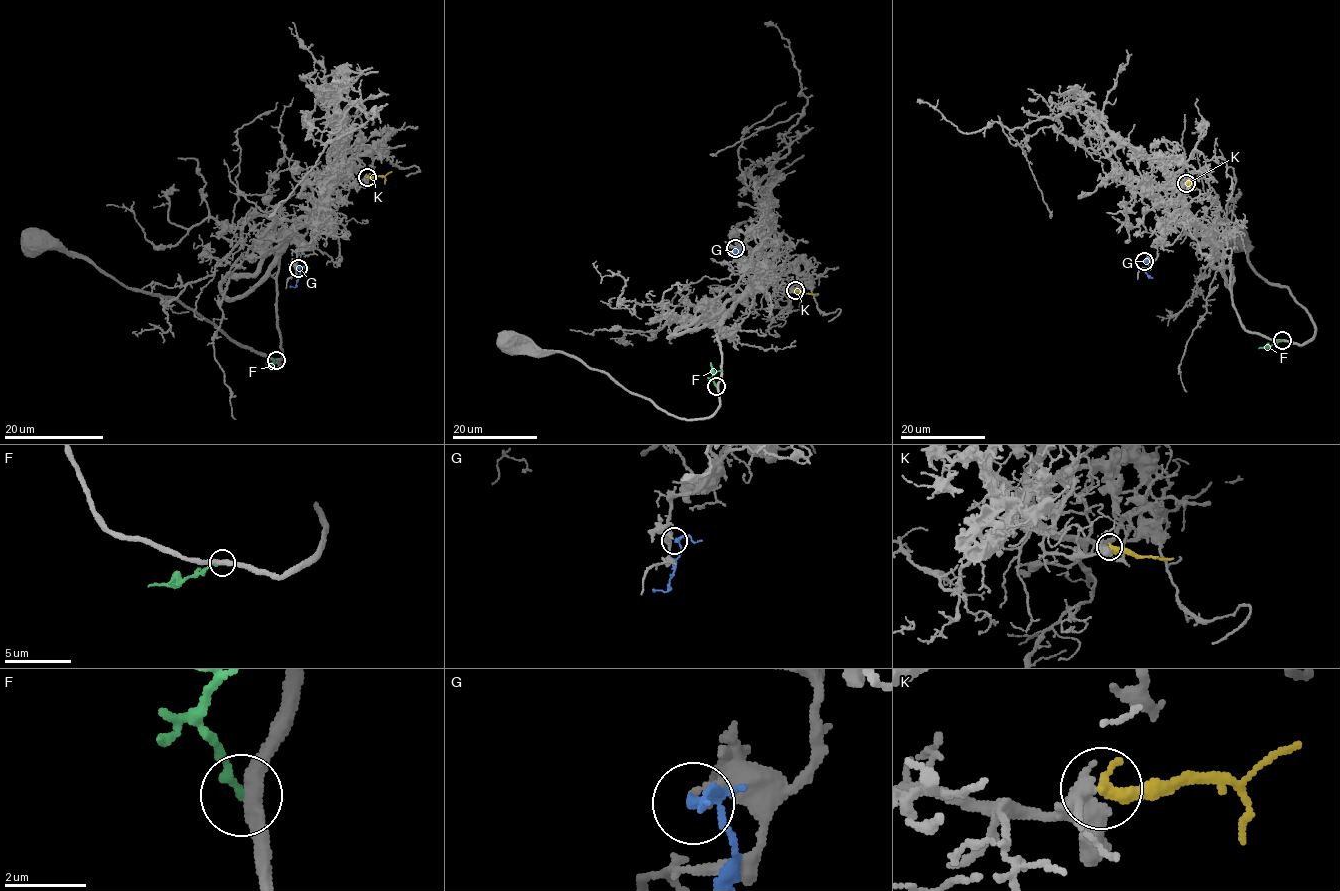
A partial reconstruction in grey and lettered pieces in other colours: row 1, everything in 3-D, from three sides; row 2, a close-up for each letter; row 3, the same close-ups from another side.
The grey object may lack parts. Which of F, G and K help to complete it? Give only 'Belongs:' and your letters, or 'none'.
Belongs: none

